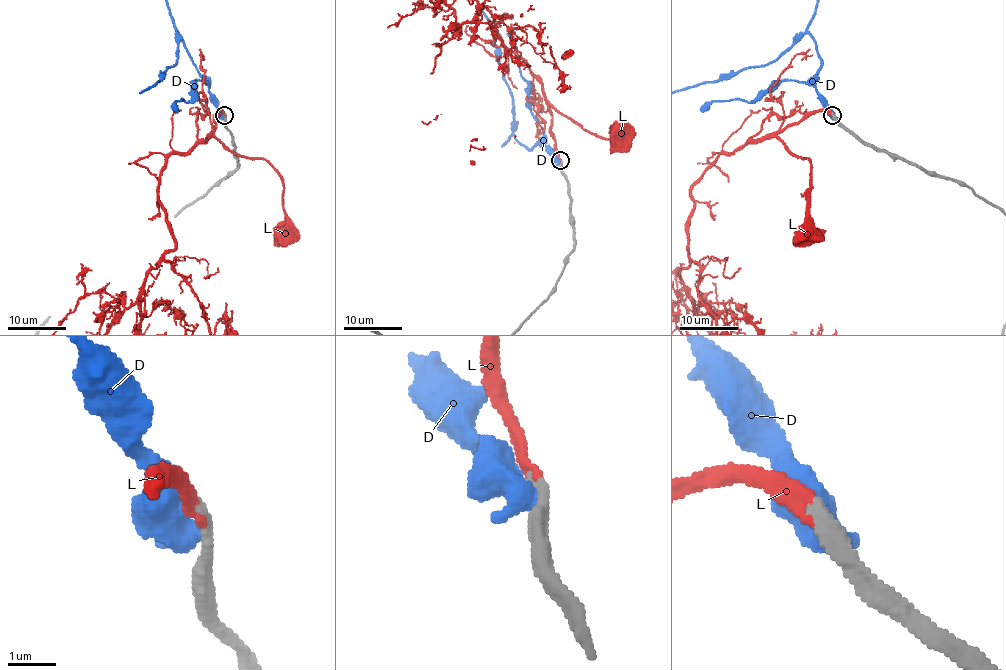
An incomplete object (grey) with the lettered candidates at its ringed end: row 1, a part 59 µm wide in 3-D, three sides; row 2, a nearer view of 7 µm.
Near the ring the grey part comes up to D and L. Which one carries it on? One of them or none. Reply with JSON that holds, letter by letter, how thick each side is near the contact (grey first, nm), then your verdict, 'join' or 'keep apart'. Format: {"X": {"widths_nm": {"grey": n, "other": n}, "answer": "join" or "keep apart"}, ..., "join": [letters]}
{"D": {"widths_nm": {"grey": 400, "other": 650}, "answer": "keep apart"}, "L": {"widths_nm": {"grey": 320, "other": 280}, "answer": "join"}, "join": ["L"]}

